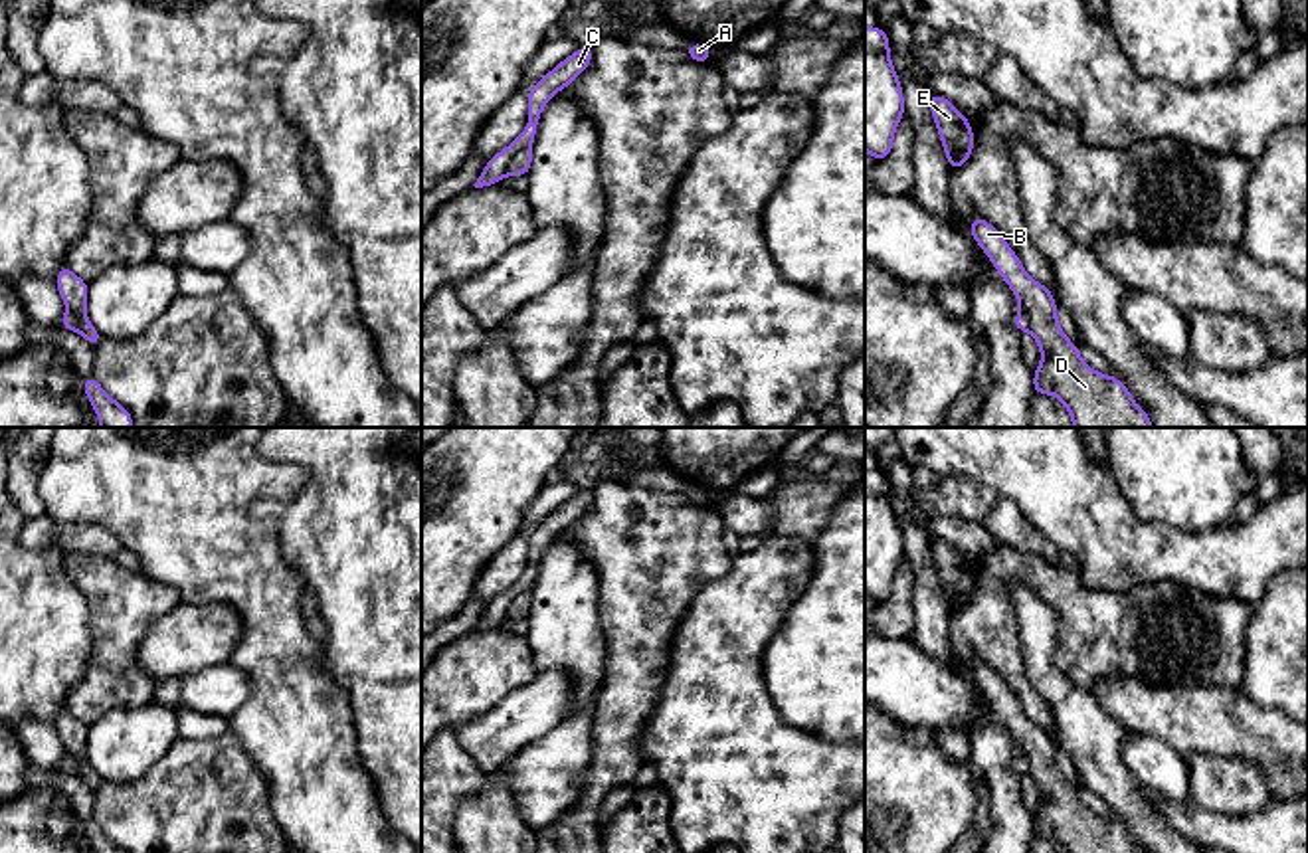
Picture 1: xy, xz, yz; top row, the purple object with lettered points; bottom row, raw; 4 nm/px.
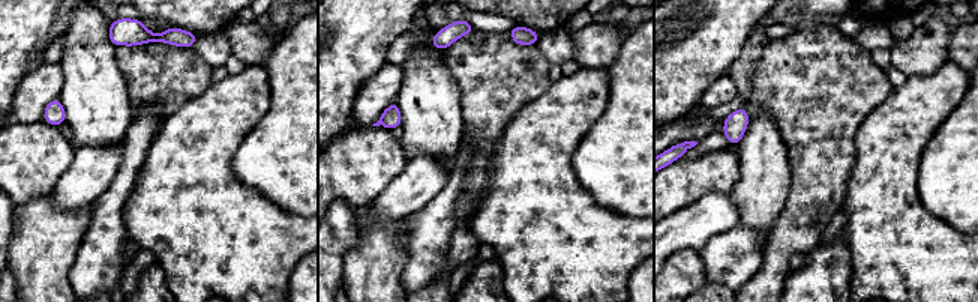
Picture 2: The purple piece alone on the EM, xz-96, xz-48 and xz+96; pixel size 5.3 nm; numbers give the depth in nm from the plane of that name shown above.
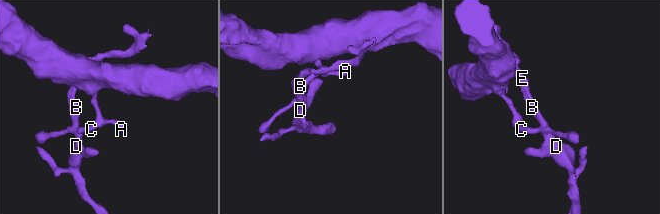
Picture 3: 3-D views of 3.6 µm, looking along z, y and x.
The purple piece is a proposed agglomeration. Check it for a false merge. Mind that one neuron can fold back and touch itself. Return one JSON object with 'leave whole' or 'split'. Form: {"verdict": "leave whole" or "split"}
{"verdict": "split"}

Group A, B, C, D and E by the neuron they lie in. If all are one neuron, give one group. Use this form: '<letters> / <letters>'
A C / B D E

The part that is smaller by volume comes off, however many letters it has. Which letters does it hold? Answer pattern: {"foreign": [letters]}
{"foreign": ["B", "D", "E"]}

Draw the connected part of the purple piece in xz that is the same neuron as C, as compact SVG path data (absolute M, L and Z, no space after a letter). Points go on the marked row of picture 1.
M582 46L570 57L562 59L552 71L548 71L534 87L526 89L530 111L524 131L485 164L481 176L473 184L475 188L499 184L509 174L509 164L514 152L528 148L534 142L538 119L550 97L560 89L570 87L592 59L594 46Z

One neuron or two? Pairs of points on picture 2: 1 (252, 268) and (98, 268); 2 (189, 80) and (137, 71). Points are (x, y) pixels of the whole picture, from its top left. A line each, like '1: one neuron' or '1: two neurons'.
1: two neurons
2: one neuron

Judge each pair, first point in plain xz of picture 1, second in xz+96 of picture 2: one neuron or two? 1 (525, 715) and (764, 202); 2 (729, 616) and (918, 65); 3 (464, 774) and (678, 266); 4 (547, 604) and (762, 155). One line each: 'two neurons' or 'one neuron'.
1: two neurons
2: two neurons
3: one neuron
4: one neuron

